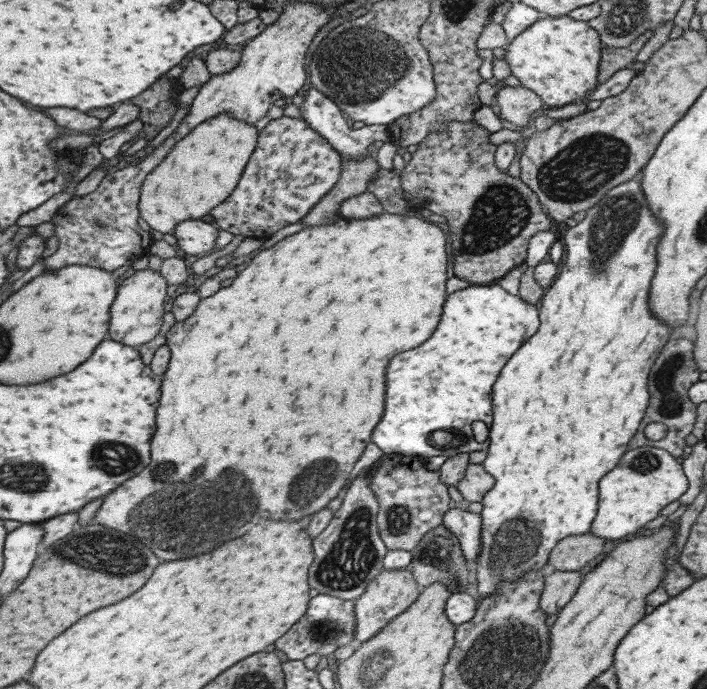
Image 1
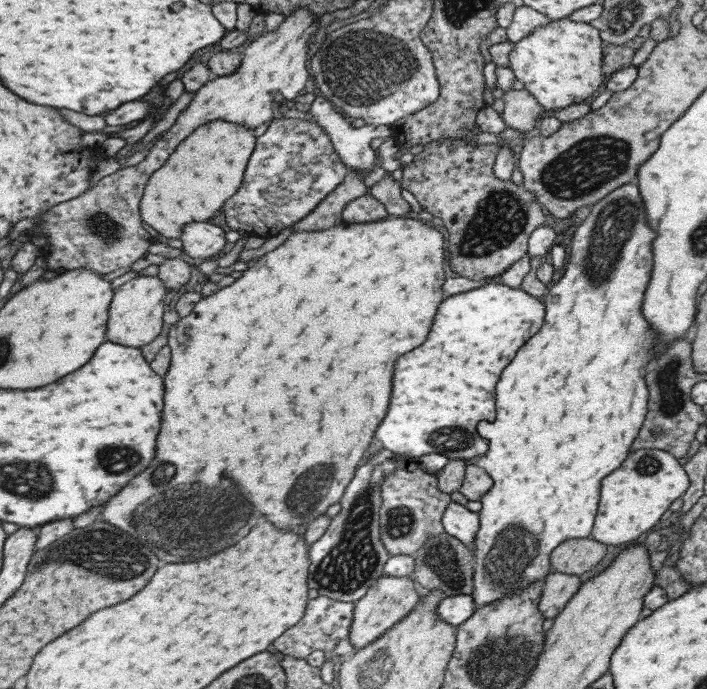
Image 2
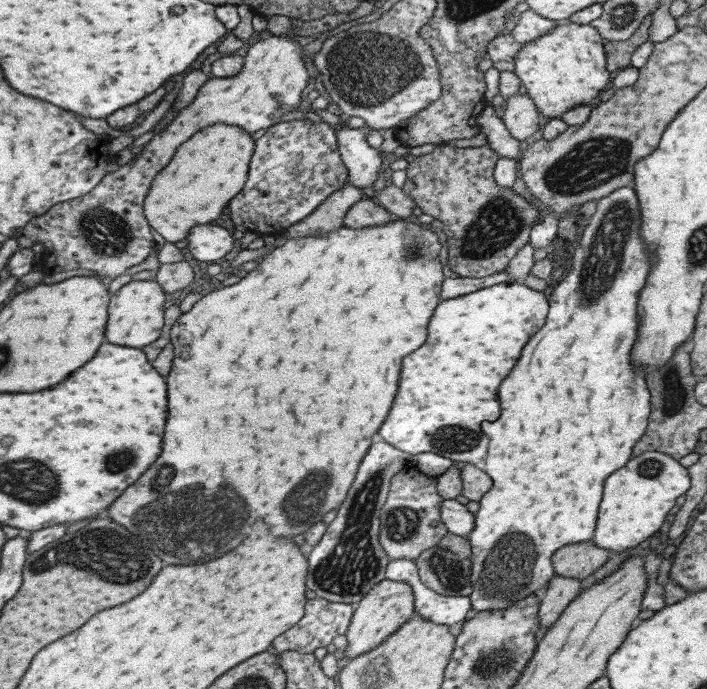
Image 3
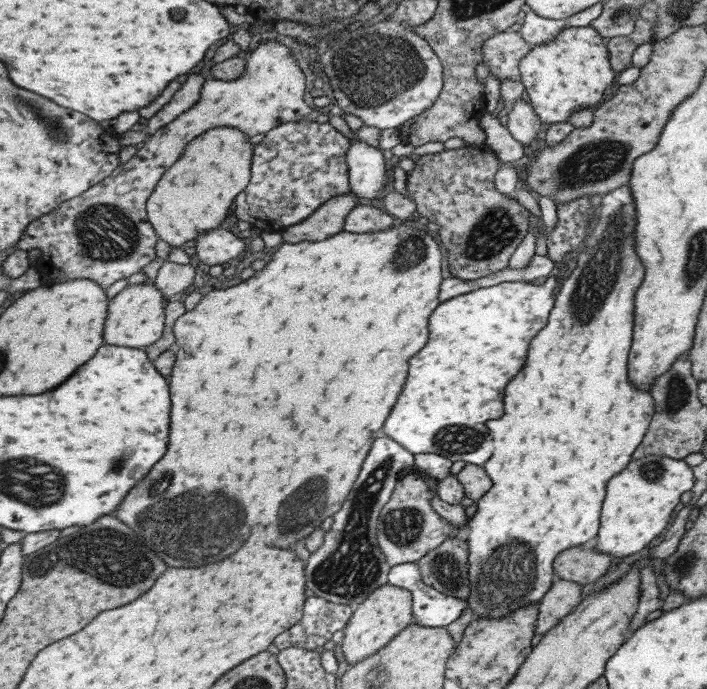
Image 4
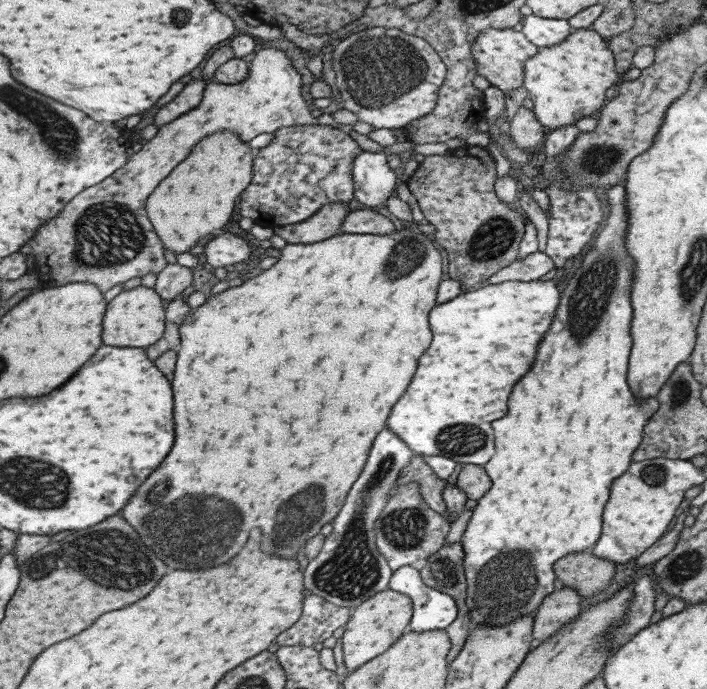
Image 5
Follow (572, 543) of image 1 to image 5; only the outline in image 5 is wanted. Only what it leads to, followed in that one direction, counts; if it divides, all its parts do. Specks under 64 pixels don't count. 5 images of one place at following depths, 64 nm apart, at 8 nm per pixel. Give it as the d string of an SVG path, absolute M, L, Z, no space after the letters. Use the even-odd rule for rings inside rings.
M584 551L560 557L554 564L554 571L566 588L576 590L581 597L604 592L616 574L611 560L596 558Z

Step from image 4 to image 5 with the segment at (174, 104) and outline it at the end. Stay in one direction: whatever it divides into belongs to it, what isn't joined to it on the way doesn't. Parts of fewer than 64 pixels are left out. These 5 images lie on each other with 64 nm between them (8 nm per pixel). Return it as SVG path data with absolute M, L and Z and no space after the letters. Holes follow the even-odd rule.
M192 80L190 84L184 86L184 90L172 100L172 104L166 104L156 116L154 116L154 122L152 125L164 126L176 119L178 116L187 114L196 108L202 101L204 94L205 84L204 80Z

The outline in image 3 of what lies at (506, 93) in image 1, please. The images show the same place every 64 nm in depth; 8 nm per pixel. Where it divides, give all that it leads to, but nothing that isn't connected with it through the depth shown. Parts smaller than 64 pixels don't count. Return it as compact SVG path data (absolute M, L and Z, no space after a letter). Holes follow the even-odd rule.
M514 94L508 98L508 106L504 110L503 124L510 134L524 144L530 142L540 133L542 116L530 96Z

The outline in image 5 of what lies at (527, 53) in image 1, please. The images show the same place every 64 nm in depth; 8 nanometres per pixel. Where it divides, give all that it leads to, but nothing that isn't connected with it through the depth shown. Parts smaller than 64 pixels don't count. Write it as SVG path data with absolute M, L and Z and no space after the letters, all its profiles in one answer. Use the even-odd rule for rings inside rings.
M573 29L564 40L554 46L537 49L537 53L524 62L524 87L534 103L534 117L552 130L575 125L584 117L595 118L607 105L606 90L620 79L616 72L614 54L608 39L594 29Z

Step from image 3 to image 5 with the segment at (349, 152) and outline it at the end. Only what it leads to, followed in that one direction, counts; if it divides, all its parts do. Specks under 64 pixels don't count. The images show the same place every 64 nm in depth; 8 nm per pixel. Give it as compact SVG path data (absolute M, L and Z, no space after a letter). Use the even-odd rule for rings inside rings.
M362 150L353 160L352 176L356 205L375 211L394 195L392 191L396 190L400 181L400 172L396 163L390 163L384 153L368 152L368 150Z

